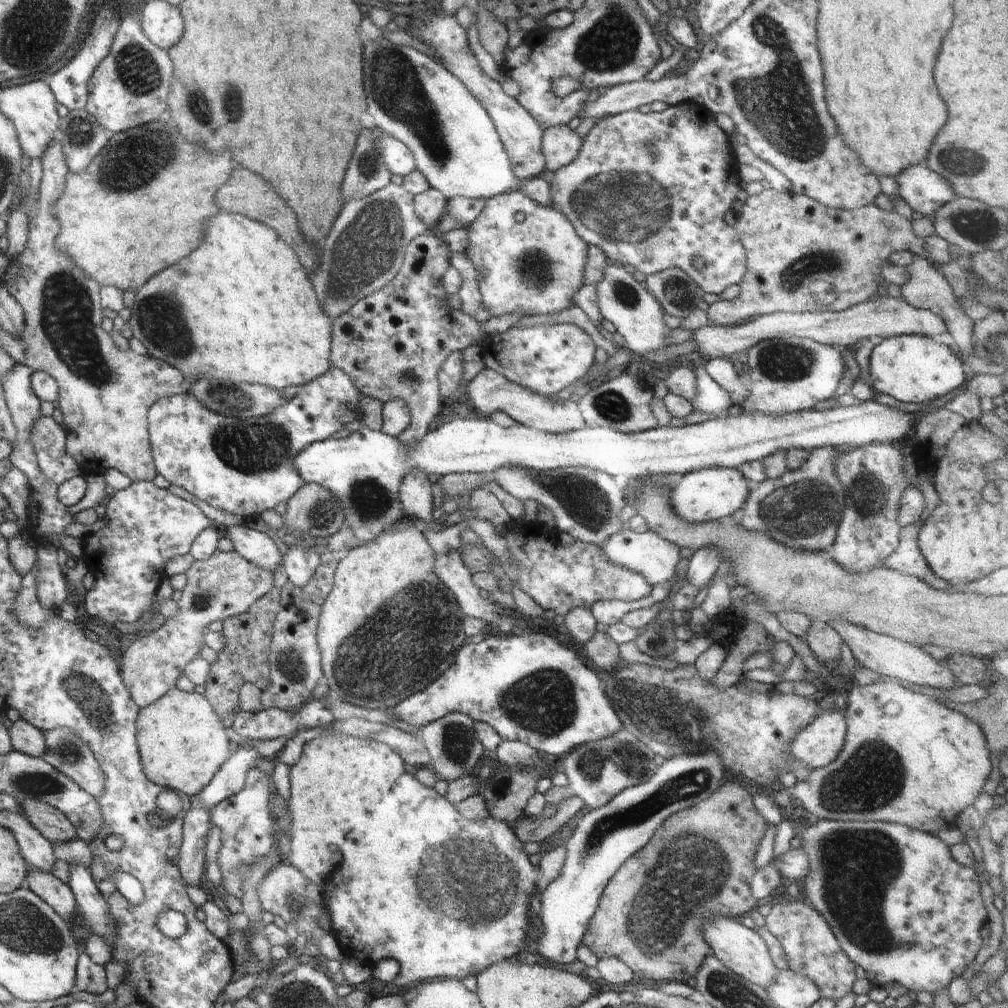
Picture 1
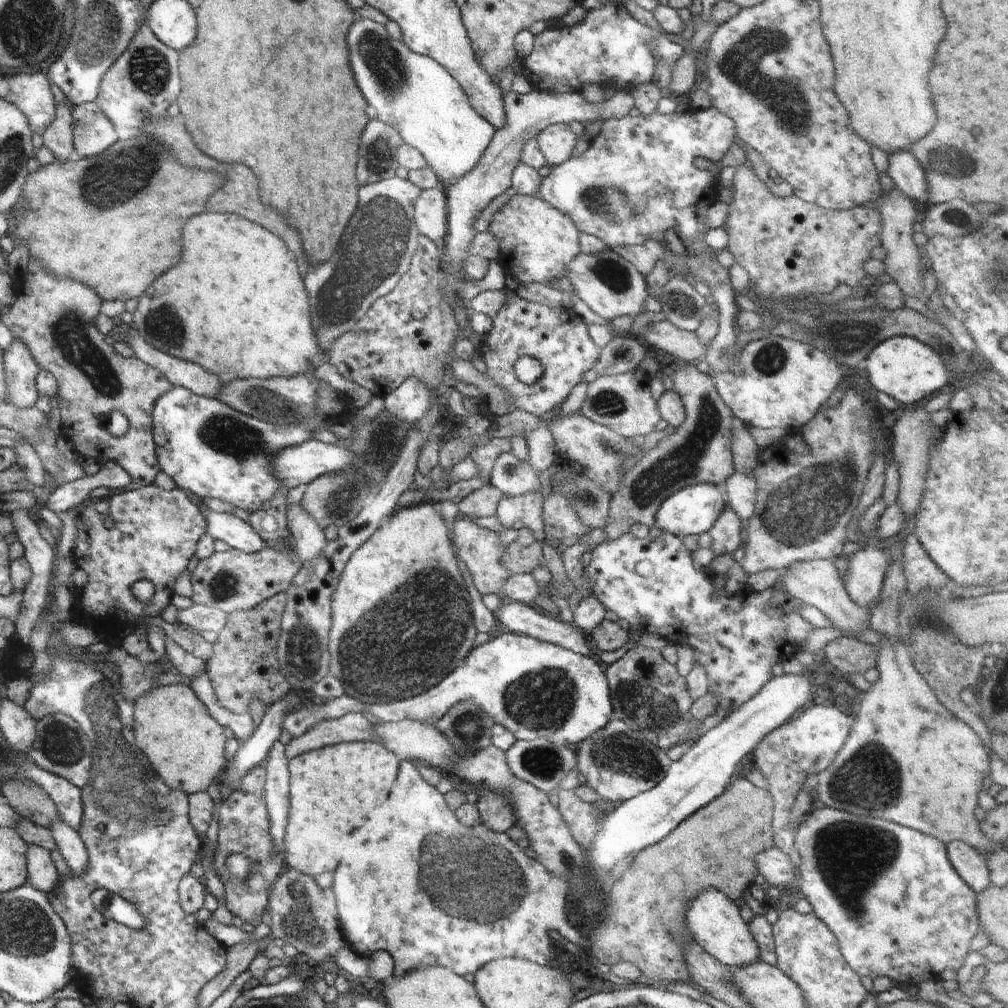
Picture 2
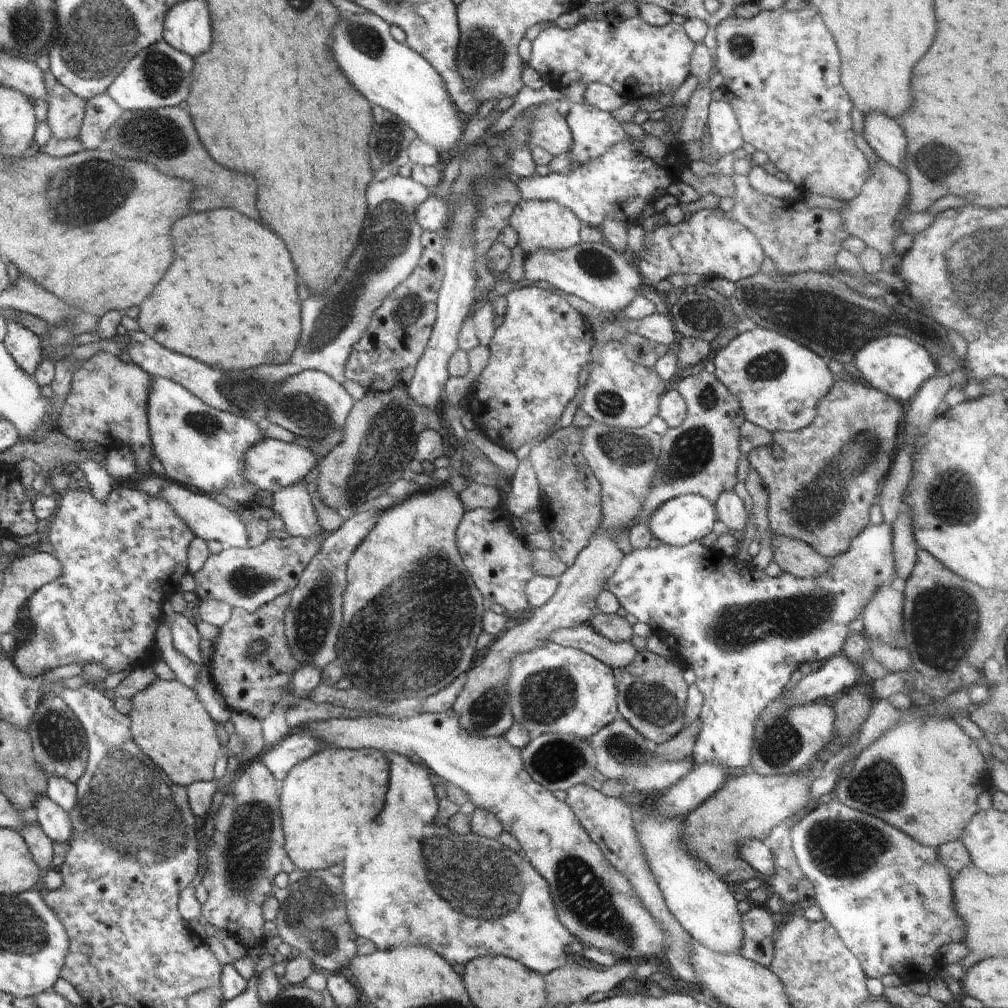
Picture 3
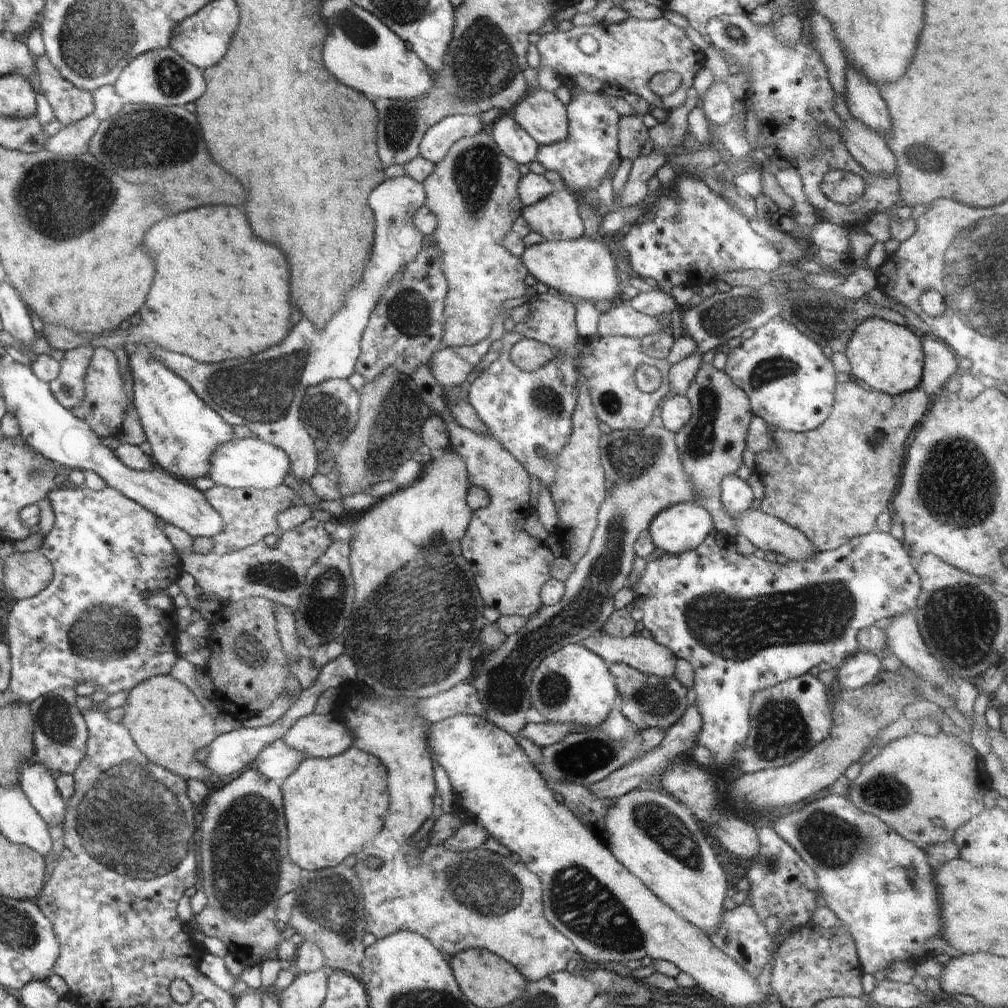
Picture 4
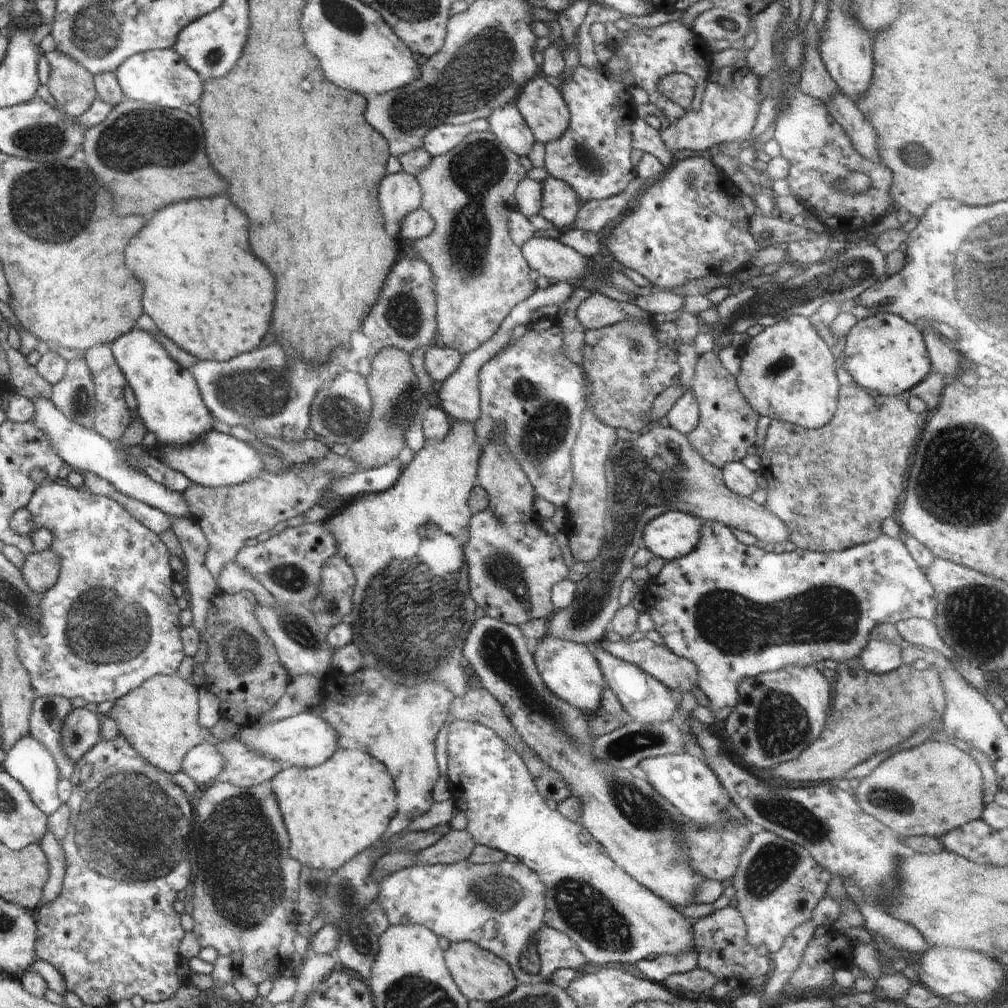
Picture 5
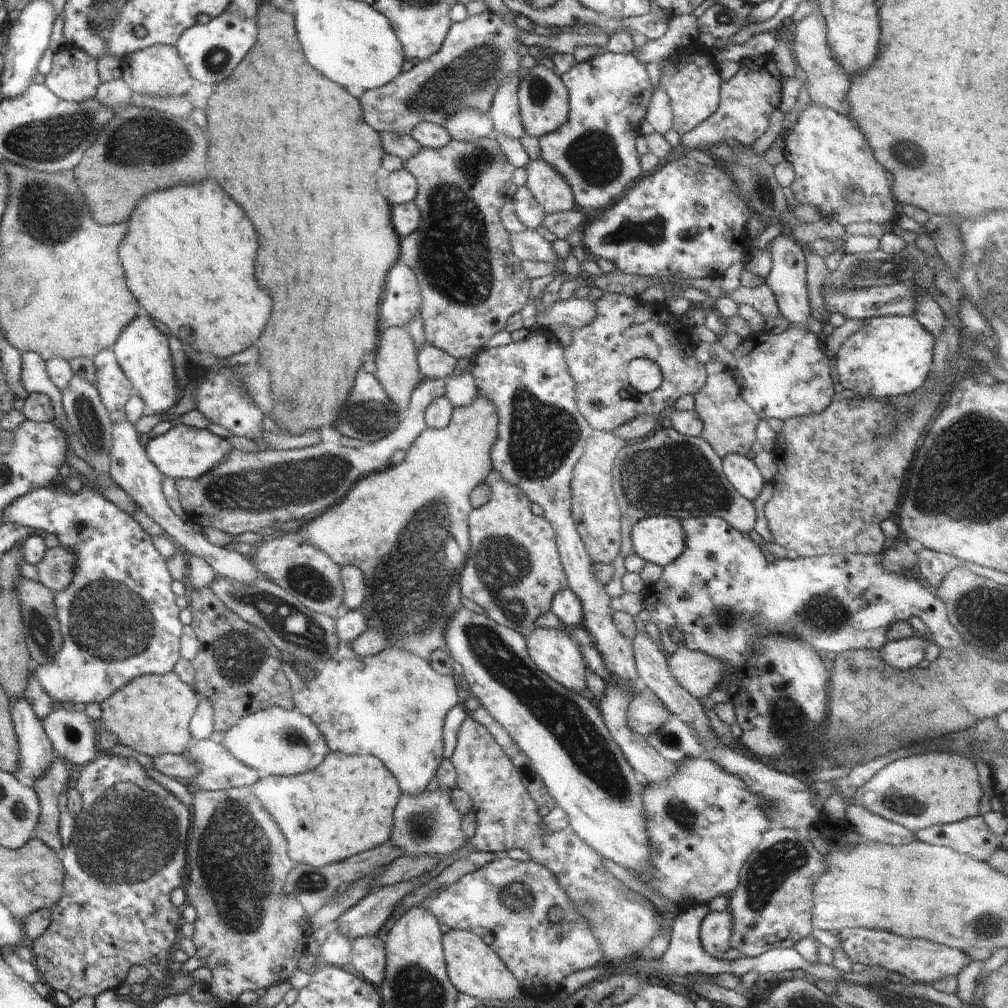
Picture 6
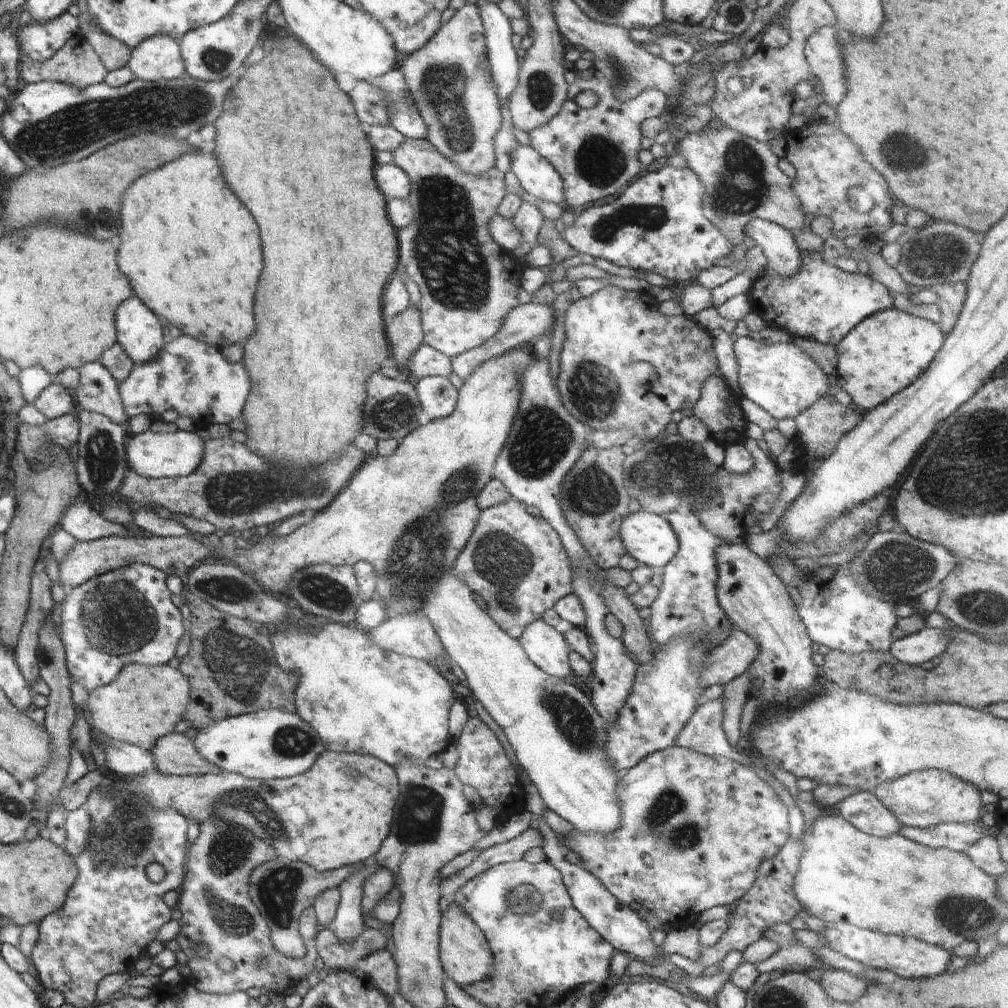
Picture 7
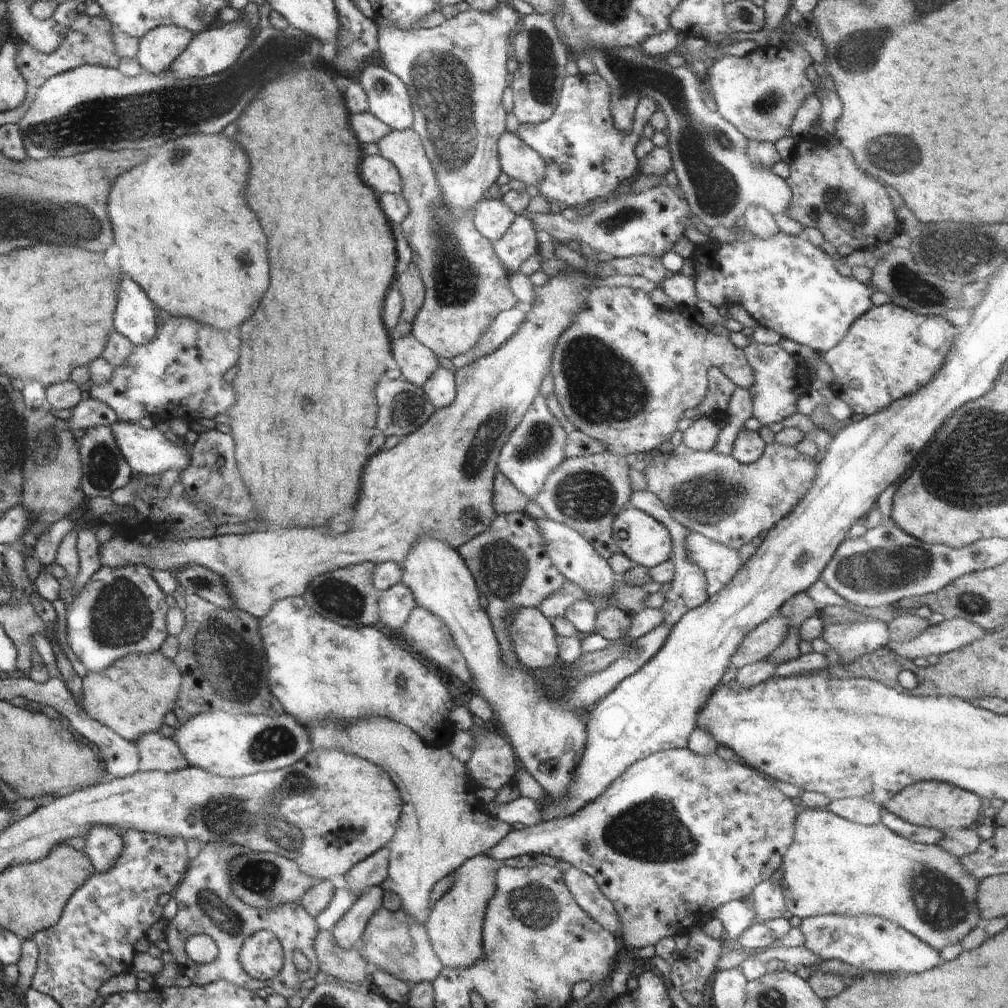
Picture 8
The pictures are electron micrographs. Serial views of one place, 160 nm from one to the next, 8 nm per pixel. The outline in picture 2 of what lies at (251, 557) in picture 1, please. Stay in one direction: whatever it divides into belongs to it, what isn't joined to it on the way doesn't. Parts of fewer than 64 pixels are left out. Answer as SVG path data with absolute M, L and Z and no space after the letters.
M201 507L206 518L206 533L214 541L226 542L231 549L244 553L256 554L266 548L266 542L256 534L252 526L234 516L234 514L214 512L214 510Z

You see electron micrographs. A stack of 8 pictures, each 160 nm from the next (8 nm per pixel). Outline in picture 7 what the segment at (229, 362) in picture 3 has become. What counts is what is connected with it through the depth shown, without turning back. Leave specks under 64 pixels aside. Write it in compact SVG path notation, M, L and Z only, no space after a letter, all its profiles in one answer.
M202 150L186 152L180 158L164 164L164 168L158 168L156 172L148 172L148 176L142 176L128 188L124 194L124 224L119 236L113 239L120 239L120 272L128 276L131 283L130 288L136 295L144 300L144 304L152 304L156 308L156 314L176 328L180 328L184 334L190 334L196 340L202 340L204 344L216 344L216 346L228 346L238 340L246 340L248 336L254 334L256 322L254 322L254 292L258 278L262 274L262 246L260 246L260 236L258 236L258 226L250 212L236 200L234 192L228 188L228 184L222 178L220 164L214 154L206 154Z

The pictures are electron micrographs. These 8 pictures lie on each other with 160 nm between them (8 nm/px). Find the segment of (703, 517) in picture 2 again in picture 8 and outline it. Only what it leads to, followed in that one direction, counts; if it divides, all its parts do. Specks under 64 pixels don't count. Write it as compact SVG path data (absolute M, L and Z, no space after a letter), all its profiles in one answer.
M626 506L615 516L612 536L619 550L632 559L636 565L642 565L644 568L651 569L658 566L666 559L671 558L673 552L673 539L664 525L634 507Z

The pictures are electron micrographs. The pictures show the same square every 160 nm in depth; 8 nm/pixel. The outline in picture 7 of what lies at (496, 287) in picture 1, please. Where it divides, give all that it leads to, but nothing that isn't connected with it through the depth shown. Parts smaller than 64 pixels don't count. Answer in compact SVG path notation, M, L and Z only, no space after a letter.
M518 143L511 152L510 171L529 195L564 205L561 176L535 148Z

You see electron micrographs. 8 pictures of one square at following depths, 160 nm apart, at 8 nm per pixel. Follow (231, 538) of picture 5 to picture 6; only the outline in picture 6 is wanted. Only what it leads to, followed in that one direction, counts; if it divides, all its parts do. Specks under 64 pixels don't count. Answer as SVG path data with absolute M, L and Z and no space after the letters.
M473 358L462 359L456 363L448 377L423 378L411 392L402 422L384 438L365 443L359 448L330 442L318 442L301 449L260 449L257 452L233 448L223 463L205 475L195 479L175 480L182 508L197 527L211 526L235 537L244 532L267 532L272 522L300 520L308 514L326 511L333 504L339 503L358 479L384 470L391 464L393 452L407 450L427 427L424 413L429 402L445 394L445 384L450 377L460 375L470 366L473 366Z

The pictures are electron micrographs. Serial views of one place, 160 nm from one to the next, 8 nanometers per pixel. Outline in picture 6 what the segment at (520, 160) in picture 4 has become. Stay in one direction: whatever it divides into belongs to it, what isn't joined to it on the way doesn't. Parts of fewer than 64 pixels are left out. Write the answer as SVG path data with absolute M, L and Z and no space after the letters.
M519 73L505 76L505 79L500 81L487 112L493 118L495 133L504 133L517 139L526 134L520 118L517 97L520 81Z

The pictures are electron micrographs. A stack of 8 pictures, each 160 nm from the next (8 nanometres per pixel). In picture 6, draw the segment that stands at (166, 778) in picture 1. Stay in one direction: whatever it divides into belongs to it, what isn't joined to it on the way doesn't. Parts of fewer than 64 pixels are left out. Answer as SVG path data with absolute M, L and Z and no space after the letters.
M174 671L159 675L147 674L132 679L127 686L114 692L100 703L102 715L99 721L101 730L117 736L117 742L130 746L132 750L154 758L163 754L180 755L194 741L189 731L189 722L197 709L198 696L192 688L182 681Z

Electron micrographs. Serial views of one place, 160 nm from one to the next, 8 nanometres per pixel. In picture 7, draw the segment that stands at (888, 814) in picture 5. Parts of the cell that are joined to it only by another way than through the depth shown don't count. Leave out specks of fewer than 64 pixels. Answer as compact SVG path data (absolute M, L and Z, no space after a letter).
M912 772L892 784L880 784L872 794L901 822L904 826L920 826L928 828L940 823L980 824L985 813L984 803L980 800L980 792L962 784L956 778L940 778L940 772Z

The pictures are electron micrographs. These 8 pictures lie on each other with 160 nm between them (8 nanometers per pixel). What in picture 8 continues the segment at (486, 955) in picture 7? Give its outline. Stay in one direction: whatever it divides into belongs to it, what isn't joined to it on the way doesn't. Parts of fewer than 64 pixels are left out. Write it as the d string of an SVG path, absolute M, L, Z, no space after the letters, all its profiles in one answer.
M484 853L469 858L453 872L449 891L428 912L423 922L436 956L444 967L468 968L483 956L483 920L496 890L496 871L503 861Z

